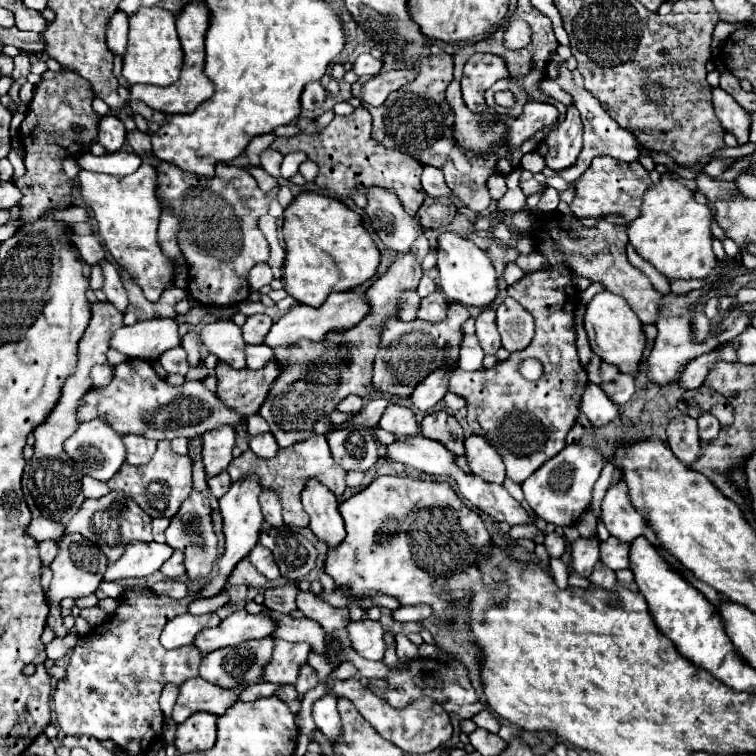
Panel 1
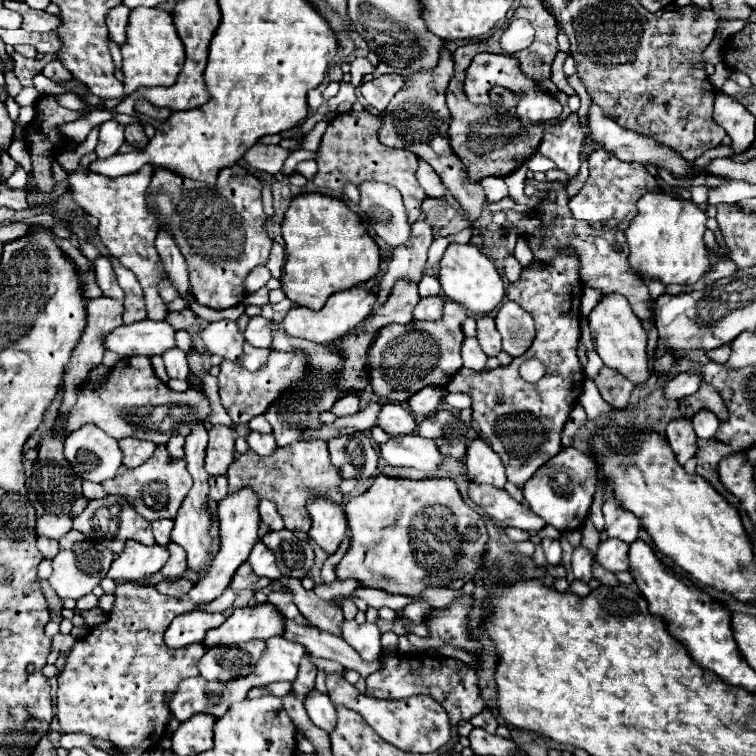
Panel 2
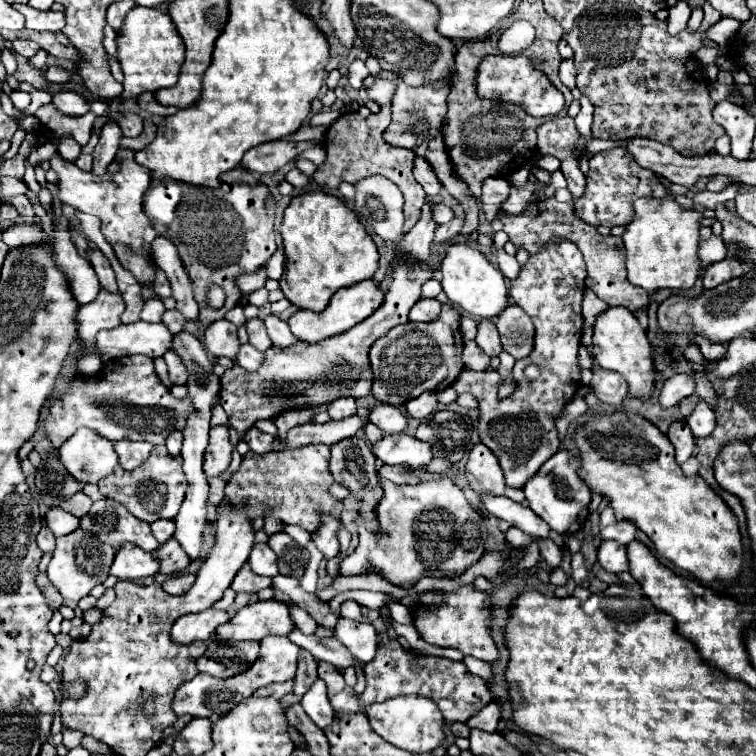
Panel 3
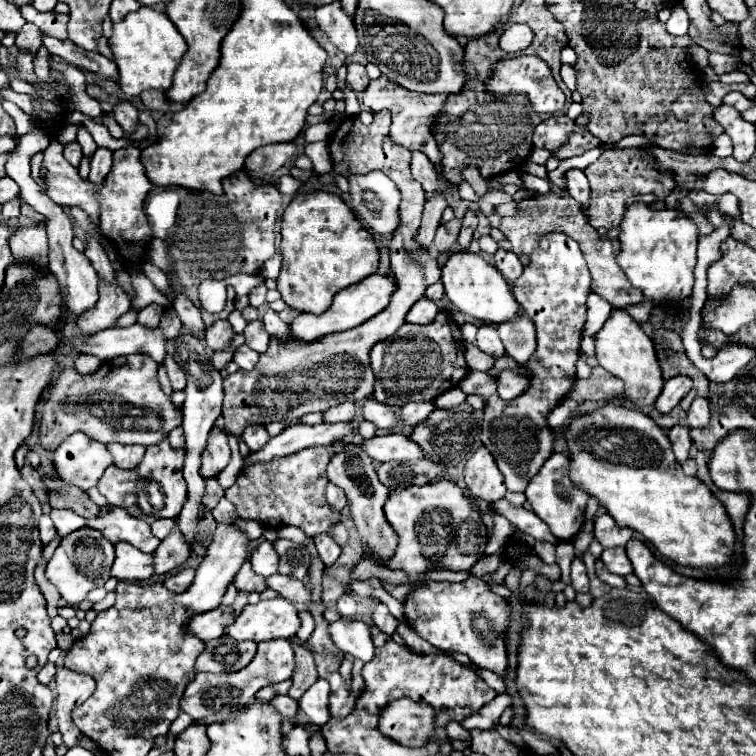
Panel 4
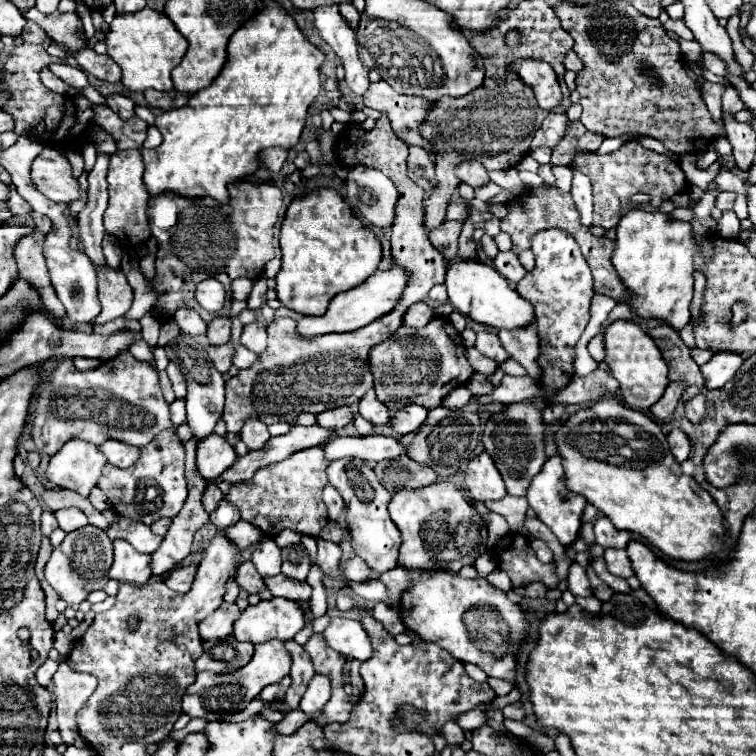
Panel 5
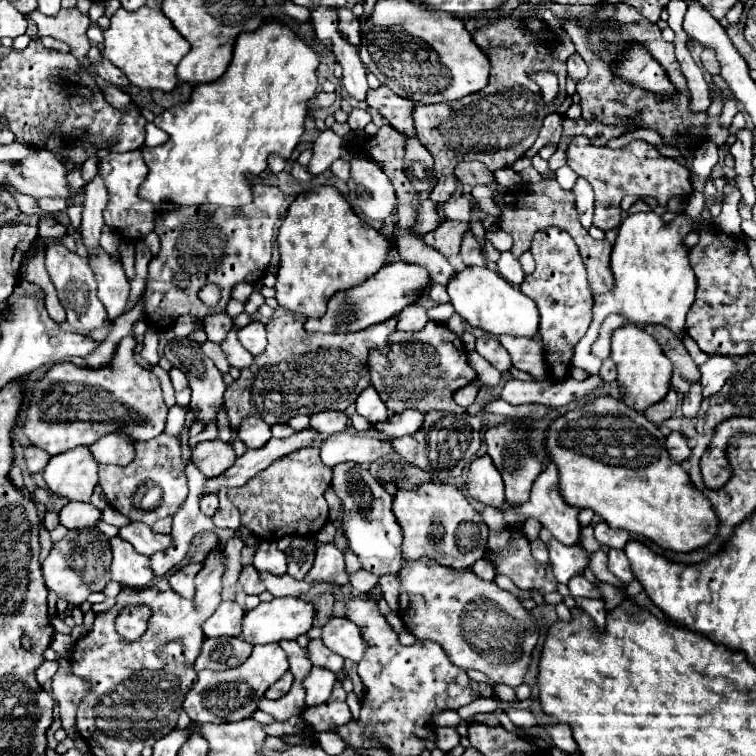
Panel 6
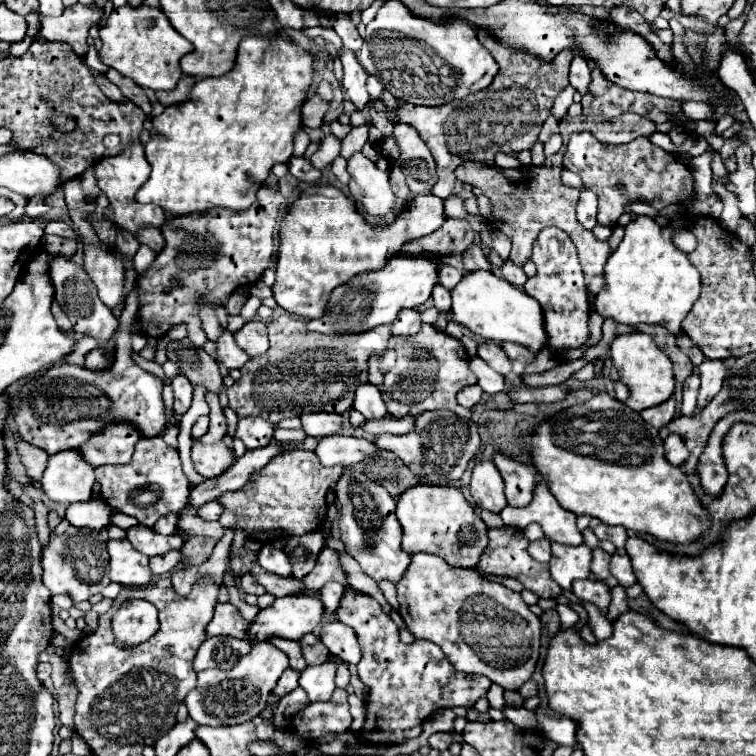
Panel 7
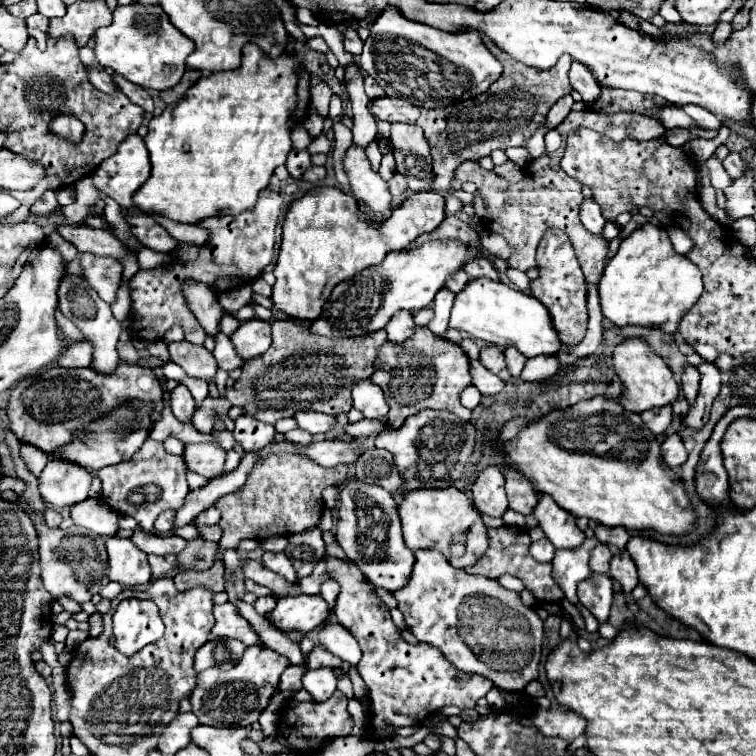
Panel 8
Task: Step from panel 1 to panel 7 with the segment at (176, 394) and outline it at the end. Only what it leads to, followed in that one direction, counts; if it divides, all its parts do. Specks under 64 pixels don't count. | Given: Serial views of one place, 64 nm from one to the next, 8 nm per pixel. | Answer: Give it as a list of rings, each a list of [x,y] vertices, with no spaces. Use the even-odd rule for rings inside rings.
[[[140,246],[140,248],[138,248],[138,252],[136,252],[136,256],[134,256],[134,266],[136,266],[136,270],[138,270],[138,276],[154,262],[154,258],[156,258],[156,252],[150,250],[148,246]],[[130,292],[126,300],[126,308],[120,316],[120,334],[116,338],[116,354],[114,362],[106,370],[88,370],[72,364],[56,364],[48,368],[38,380],[26,380],[20,388],[22,402],[18,408],[12,408],[12,416],[16,420],[18,434],[28,444],[34,444],[48,454],[62,452],[84,444],[92,434],[102,430],[110,422],[128,420],[144,434],[144,438],[156,436],[166,422],[164,402],[162,402],[162,386],[164,382],[142,370],[132,358],[132,322],[138,316],[138,308],[134,302],[136,292]]]

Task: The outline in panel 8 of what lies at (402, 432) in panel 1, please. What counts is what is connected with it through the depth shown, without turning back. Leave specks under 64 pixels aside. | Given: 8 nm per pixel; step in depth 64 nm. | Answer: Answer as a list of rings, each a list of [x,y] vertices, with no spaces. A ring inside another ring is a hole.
[[[356,380],[350,388],[352,406],[364,414],[364,418],[382,420],[388,414],[388,402],[382,394],[382,388],[372,380]]]

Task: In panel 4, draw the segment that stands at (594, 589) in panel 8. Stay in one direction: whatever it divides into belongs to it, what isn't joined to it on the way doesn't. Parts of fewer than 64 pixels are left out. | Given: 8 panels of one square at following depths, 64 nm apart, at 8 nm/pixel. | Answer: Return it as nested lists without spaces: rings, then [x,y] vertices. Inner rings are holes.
[[[574,558],[572,568],[570,568],[570,580],[576,592],[588,592],[588,576],[586,576],[586,568],[584,562],[580,558]]]

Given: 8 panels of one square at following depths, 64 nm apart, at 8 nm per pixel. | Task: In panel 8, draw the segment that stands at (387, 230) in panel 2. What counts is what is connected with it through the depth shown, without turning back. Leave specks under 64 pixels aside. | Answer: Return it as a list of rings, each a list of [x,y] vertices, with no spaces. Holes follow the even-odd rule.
[[[350,146],[344,154],[344,170],[350,178],[352,194],[362,200],[372,212],[386,212],[390,208],[392,194],[388,192],[386,180],[372,172],[364,148]]]

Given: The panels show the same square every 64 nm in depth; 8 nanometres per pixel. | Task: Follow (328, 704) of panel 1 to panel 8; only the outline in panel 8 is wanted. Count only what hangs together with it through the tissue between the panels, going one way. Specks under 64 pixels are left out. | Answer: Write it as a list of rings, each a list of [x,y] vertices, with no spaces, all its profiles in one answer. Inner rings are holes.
[[[318,668],[318,670],[308,670],[302,678],[304,688],[312,694],[316,702],[328,700],[334,690],[336,690],[336,676],[332,668]]]

